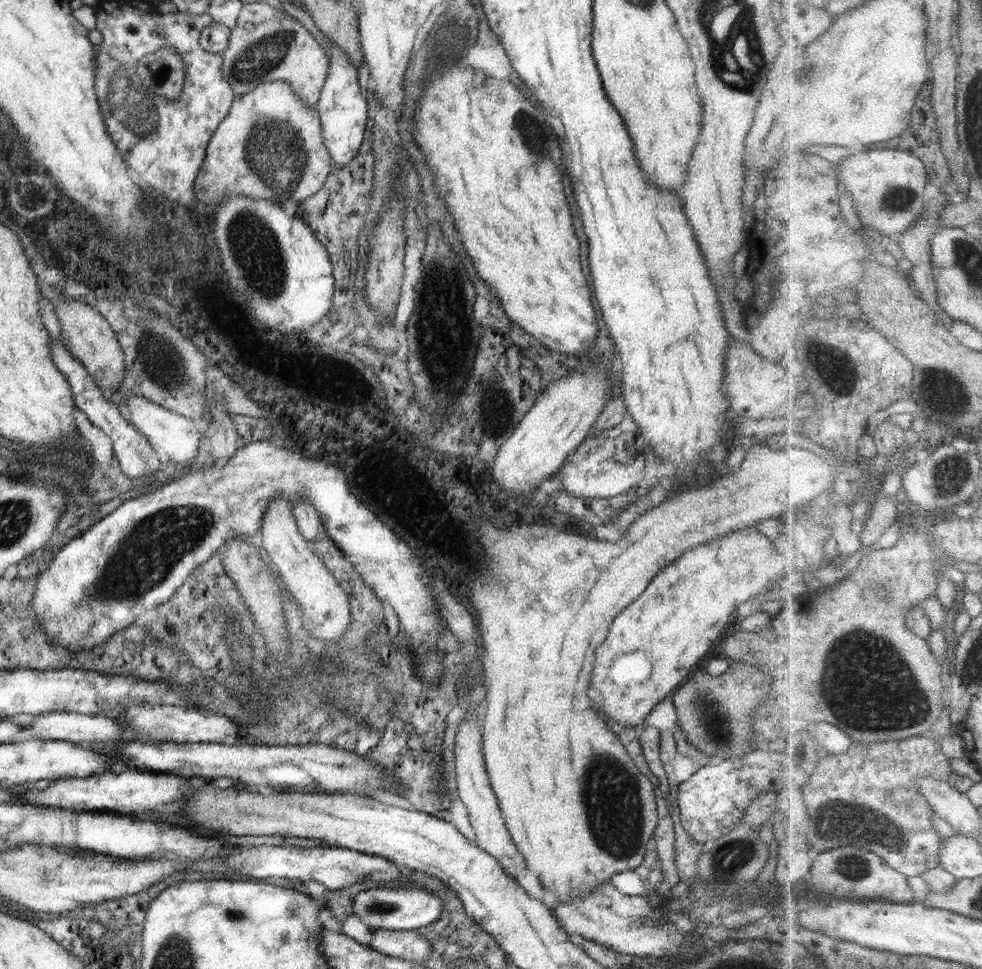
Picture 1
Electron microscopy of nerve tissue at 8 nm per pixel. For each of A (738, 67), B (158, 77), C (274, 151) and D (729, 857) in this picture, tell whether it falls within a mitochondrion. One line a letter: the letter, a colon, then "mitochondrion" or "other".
A: mitochondrion
B: mitochondrion
C: mitochondrion
D: mitochondrion

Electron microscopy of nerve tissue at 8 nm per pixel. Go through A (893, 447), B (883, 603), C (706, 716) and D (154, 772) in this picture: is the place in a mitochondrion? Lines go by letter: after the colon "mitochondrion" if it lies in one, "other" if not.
A: other
B: other
C: mitochondrion
D: other

